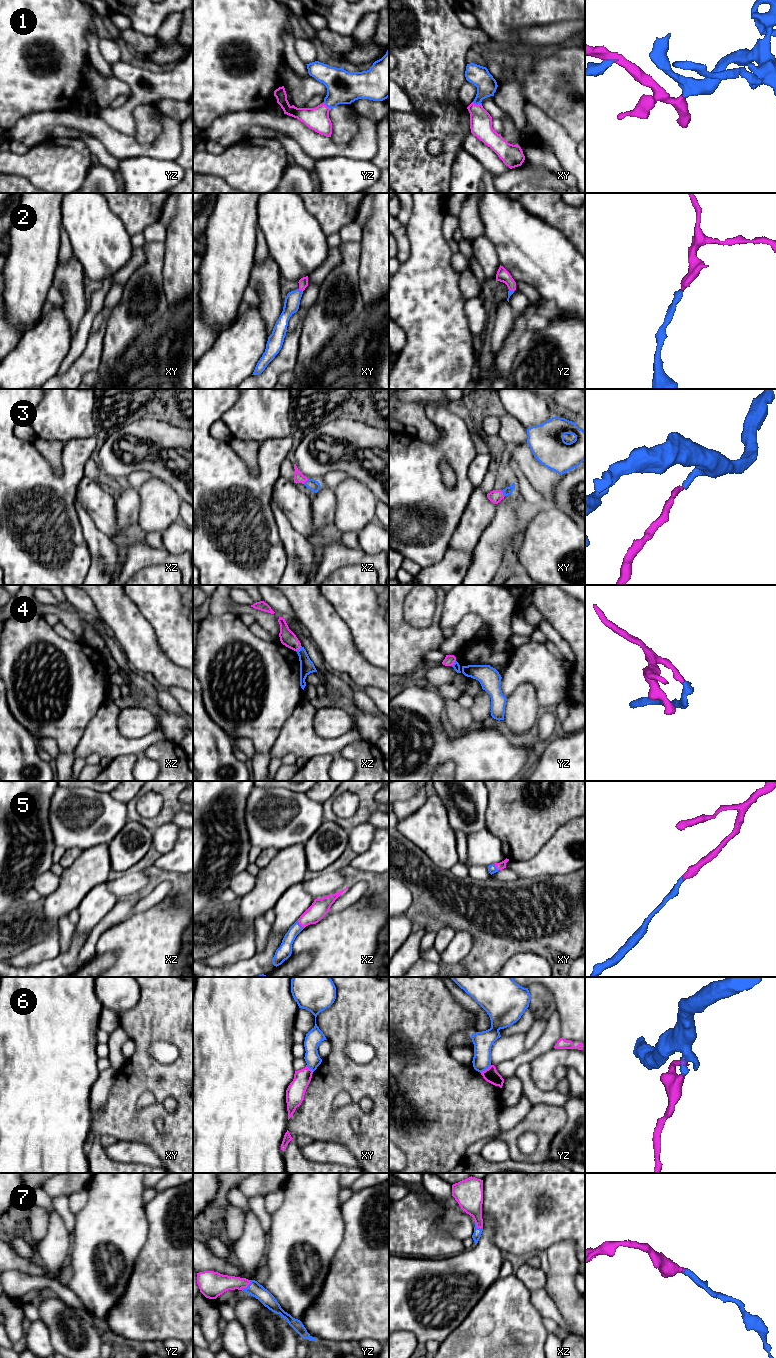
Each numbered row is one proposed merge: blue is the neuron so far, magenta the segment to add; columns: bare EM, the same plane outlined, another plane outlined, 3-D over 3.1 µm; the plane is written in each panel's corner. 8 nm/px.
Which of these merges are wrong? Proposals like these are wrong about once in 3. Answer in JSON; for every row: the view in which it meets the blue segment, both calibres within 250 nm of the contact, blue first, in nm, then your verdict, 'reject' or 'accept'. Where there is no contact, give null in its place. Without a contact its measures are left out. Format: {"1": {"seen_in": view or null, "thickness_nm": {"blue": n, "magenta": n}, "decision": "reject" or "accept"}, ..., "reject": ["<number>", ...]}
{"1": {"seen_in": "xy", "thickness_nm": {"blue": 160, "magenta": 180}, "decision": "accept"}, "2": {"seen_in": "xy", "thickness_nm": {"blue": 130, "magenta": 80}, "decision": "accept"}, "3": {"seen_in": "xy", "thickness_nm": {"blue": 70, "magenta": 110}, "decision": "accept"}, "4": {"seen_in": "xz", "thickness_nm": {"blue": 110, "magenta": 120}, "decision": "reject"}, "5": {"seen_in": "xz", "thickness_nm": {"blue": 110, "magenta": 140}, "decision": "accept"}, "6": {"seen_in": "yz", "thickness_nm": {"blue": 160, "magenta": 120}, "decision": "reject"}, "7": {"seen_in": "yz", "thickness_nm": {"blue": 120, "magenta": 170}, "decision": "accept"}, "reject": ["4", "6"]}

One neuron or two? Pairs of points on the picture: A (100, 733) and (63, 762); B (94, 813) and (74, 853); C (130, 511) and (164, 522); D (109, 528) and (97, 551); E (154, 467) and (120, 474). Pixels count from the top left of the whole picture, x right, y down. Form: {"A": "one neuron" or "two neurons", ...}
{"A": "two neurons", "B": "two neurons", "C": "two neurons", "D": "two neurons", "E": "one neuron"}

